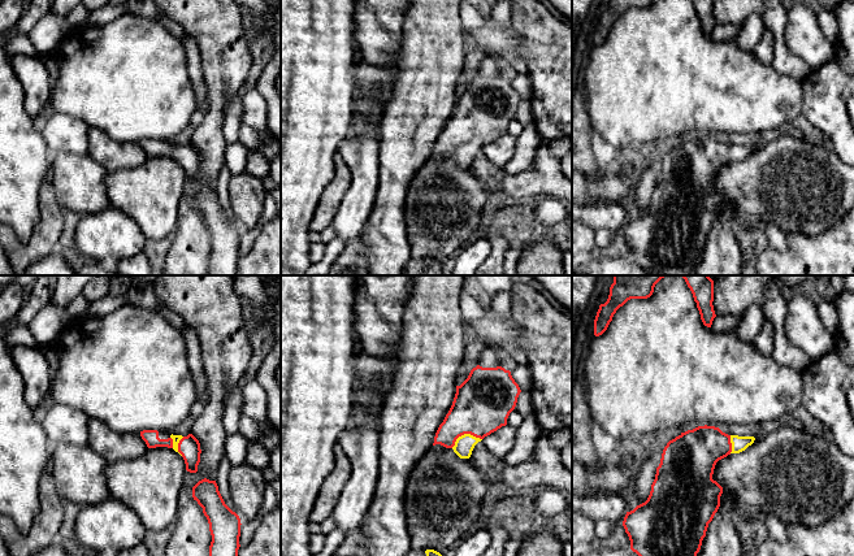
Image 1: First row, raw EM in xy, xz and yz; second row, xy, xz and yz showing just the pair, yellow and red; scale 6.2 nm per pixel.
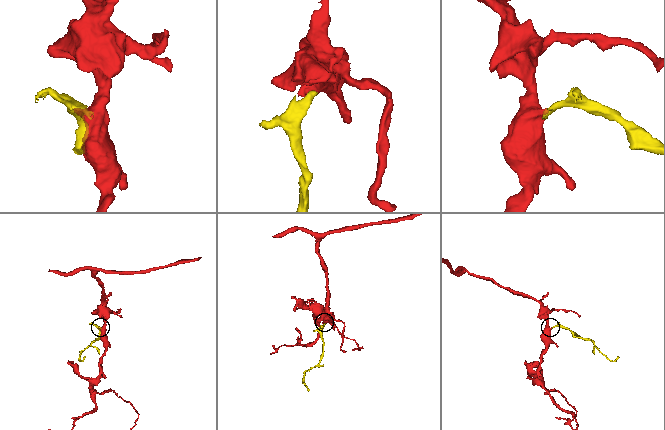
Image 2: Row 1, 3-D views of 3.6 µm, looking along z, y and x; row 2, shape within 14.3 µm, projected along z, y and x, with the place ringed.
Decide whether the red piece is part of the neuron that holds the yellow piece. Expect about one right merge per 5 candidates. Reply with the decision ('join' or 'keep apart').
join

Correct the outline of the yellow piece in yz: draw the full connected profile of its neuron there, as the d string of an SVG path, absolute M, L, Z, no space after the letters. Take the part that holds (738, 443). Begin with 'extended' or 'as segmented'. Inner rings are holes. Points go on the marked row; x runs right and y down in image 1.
extended; M698 426L669 440L647 500L627 512L623 526L630 550L638 556L697 556L708 524L720 507L723 487L712 479L715 465L731 453L740 453L754 436L728 435L715 426Z

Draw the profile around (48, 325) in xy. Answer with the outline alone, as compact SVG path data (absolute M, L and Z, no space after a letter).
M49 303L38 312L27 327L38 344L56 343L71 321L66 308Z

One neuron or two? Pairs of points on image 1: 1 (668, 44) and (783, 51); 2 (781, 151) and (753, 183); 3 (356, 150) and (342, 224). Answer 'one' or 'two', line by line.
1: two
2: one
3: one

